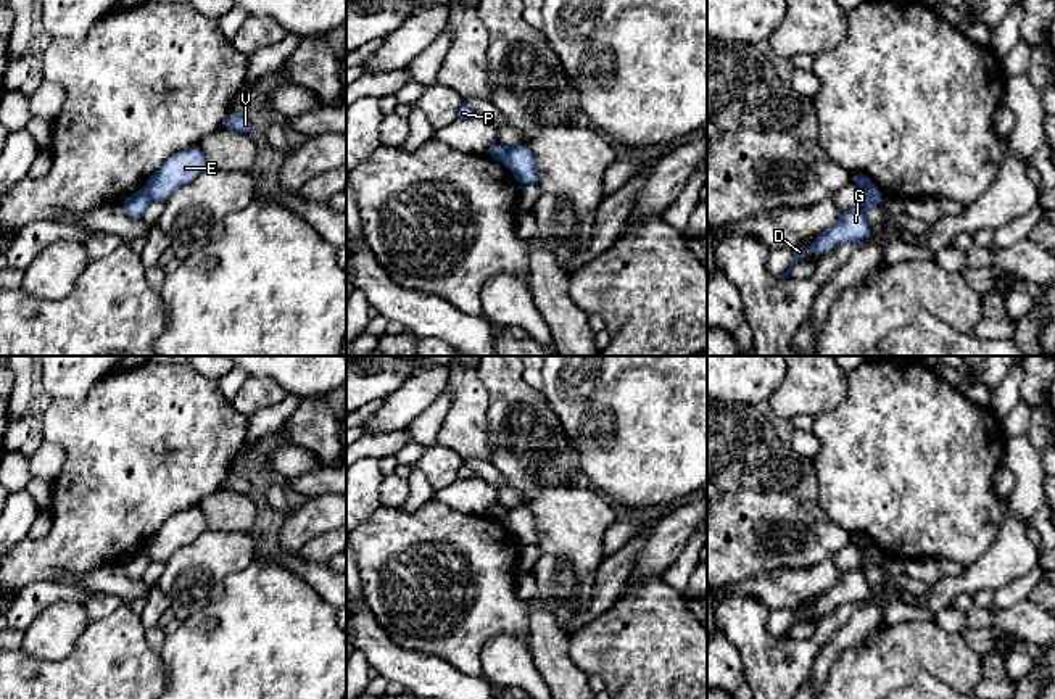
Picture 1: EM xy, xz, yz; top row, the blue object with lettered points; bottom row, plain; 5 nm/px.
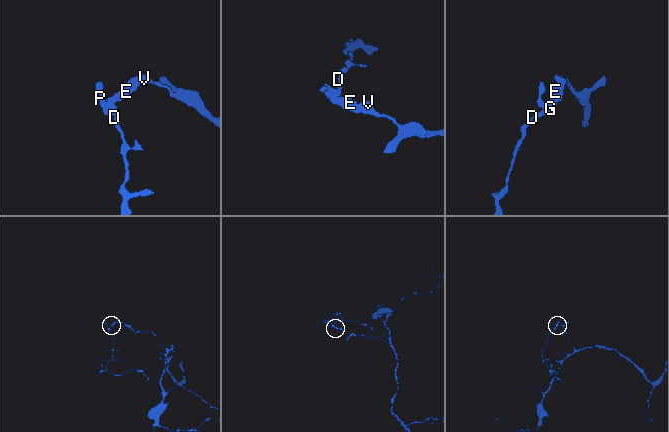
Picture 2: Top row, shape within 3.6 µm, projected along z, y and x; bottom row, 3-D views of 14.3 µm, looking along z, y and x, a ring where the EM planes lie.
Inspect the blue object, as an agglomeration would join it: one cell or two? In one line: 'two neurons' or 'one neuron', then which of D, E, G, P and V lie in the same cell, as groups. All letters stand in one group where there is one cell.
two neurons | D G P / E V

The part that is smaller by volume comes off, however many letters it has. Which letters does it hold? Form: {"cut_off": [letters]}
{"cut_off": ["D", "G", "P"]}

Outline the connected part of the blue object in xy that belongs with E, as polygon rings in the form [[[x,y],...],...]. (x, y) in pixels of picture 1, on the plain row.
[[[198,504],[171,515],[148,540],[145,551],[151,560],[166,562],[179,548],[193,543],[206,528],[206,517]]]

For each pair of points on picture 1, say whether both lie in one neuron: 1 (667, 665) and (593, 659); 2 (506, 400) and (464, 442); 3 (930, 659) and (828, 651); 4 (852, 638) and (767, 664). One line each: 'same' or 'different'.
1: same
2: different
3: different
4: different

